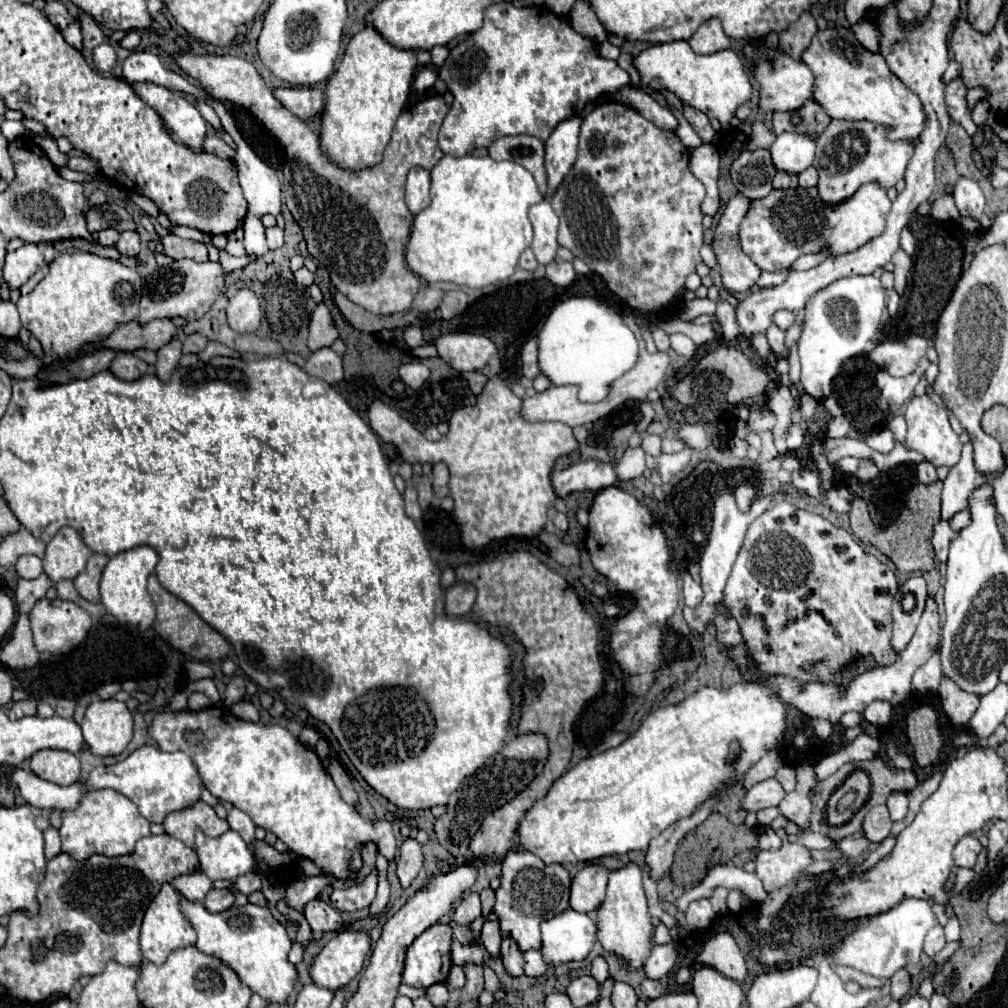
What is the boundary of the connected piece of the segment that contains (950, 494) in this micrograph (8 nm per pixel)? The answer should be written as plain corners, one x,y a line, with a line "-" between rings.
964,444
960,462
948,470
942,488
942,518
948,520
952,514
968,508
968,494
976,488
978,474
974,468
972,444

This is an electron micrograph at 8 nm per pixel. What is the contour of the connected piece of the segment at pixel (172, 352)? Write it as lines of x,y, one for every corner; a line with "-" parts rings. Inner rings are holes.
176,334
166,346
162,346
158,350
158,360
156,360
156,366
154,366
156,376
162,378
162,380
170,380
172,372
178,366
180,356
182,356
182,336

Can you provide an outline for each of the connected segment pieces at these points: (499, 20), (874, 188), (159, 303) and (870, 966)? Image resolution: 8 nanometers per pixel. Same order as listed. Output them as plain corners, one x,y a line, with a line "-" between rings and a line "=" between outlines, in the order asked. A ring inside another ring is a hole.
506,2
486,8
484,26
450,50
438,74
454,94
454,102
438,134
442,152
450,156
466,156
474,148
488,148
494,140
510,134
530,134
544,142
558,122
578,116
588,102
616,92
630,82
630,76
614,60
602,58
594,42
580,36
568,18
556,16
544,6
518,8
=
874,182
858,188
858,192
854,192
850,200
842,200
838,208
822,202
816,188
772,190
766,198
750,202
750,210
738,230
740,246
760,270
784,272
800,256
826,252
826,246
834,256
864,246
868,240
884,232
884,218
888,216
890,206
892,202
884,194
884,188
=
174,260
170,266
158,266
144,280
144,296
140,300
138,322
146,324
154,318
182,316
184,320
202,318
214,300
222,294
226,284
226,272
220,262
194,262
194,260
=
918,898
902,900
890,912
872,918
864,928
858,928
850,936
846,936
840,946
834,946
834,960
836,964
852,966
876,978
892,978
892,974
898,972
900,968
920,962
924,936
930,928
934,928
934,924
938,924
938,918
936,922
934,918
936,914
932,912
932,904
928,900

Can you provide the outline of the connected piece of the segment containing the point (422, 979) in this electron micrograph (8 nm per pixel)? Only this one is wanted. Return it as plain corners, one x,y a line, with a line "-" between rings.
434,924
424,930
406,950
402,982
414,988
444,982
452,966
450,944
452,928
448,924

